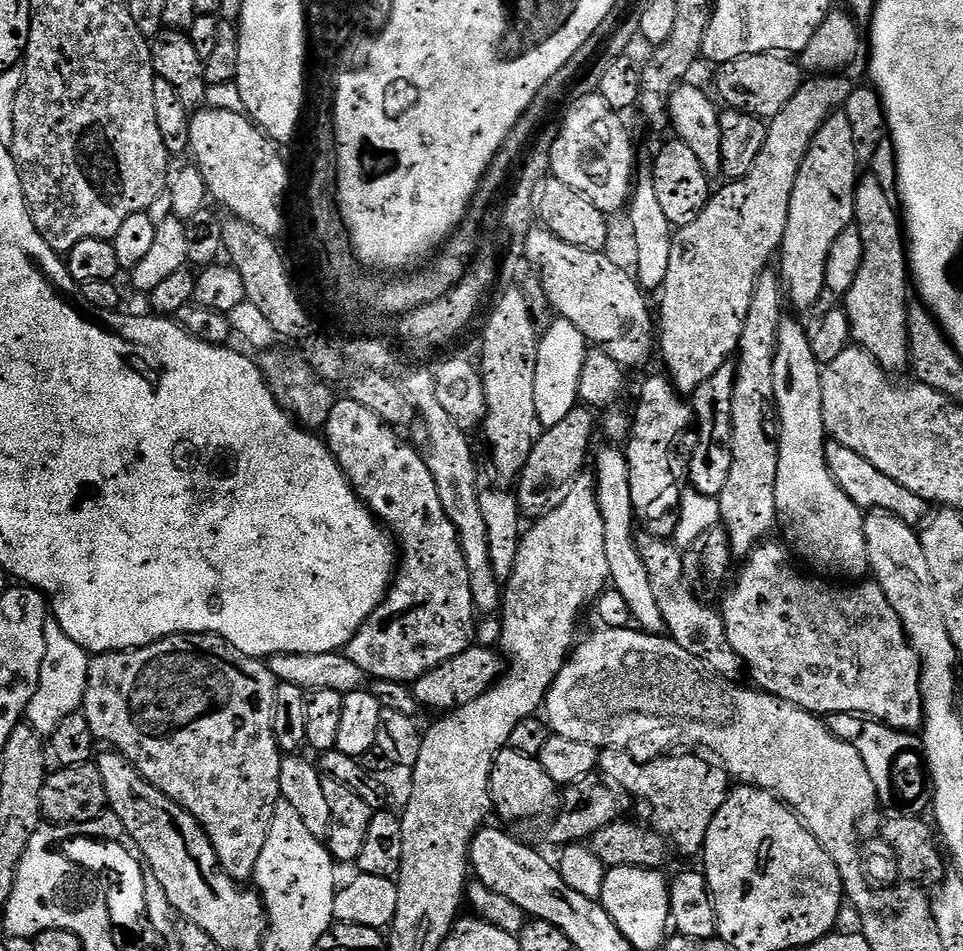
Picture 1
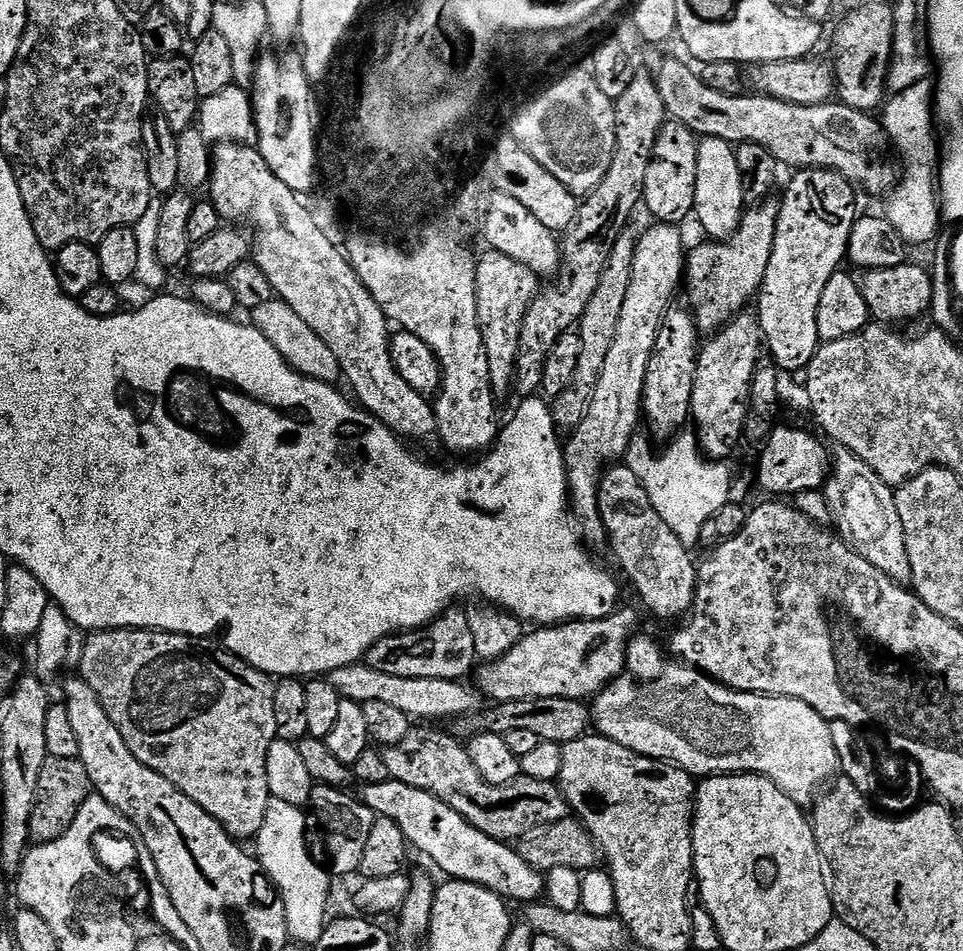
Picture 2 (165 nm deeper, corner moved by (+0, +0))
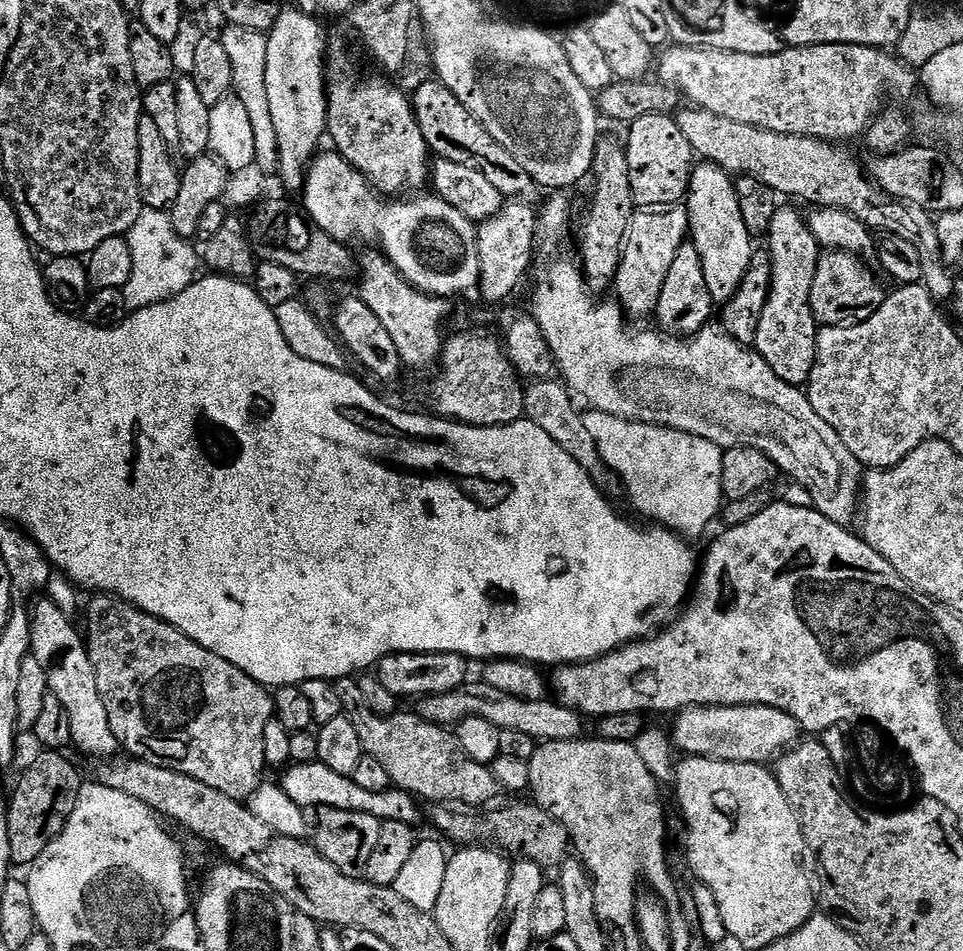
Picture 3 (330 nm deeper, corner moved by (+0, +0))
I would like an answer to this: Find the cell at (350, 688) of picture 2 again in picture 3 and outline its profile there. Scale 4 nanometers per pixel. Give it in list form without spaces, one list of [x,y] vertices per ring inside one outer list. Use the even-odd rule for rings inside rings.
[[[469,682],[446,694],[425,696],[419,701],[418,715],[421,720],[451,729],[466,718],[486,718],[486,722],[494,722],[494,726],[506,730],[519,730],[521,734],[530,734],[537,742],[545,740],[578,740],[585,735],[585,717],[579,712],[553,702],[551,699],[519,700],[510,694],[502,694],[494,690],[494,686],[486,686],[482,682]]]

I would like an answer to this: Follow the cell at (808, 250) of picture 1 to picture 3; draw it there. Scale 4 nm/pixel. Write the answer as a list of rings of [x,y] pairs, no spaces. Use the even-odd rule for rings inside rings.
[[[777,207],[766,237],[766,250],[772,259],[772,289],[758,322],[754,351],[782,378],[782,382],[807,385],[814,358],[818,325],[810,306],[810,290],[822,255],[820,243],[808,229],[805,213],[796,208]]]

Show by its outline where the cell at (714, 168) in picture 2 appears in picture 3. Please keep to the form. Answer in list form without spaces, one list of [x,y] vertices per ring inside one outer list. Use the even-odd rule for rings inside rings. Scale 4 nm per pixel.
[[[700,162],[693,167],[692,181],[686,197],[690,242],[702,254],[702,270],[706,274],[706,286],[710,290],[713,305],[722,306],[742,286],[746,270],[750,267],[754,251],[754,238],[742,222],[742,210],[738,206],[738,194],[733,177],[717,166]]]

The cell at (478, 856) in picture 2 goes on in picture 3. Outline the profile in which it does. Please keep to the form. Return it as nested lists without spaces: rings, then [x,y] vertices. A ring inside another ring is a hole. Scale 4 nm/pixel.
[[[322,763],[292,764],[283,769],[282,787],[286,794],[290,794],[291,800],[299,808],[305,810],[319,810],[321,808],[337,808],[338,810],[352,810],[354,813],[371,814],[381,820],[400,821],[406,824],[417,825],[422,818],[421,809],[417,808],[417,801],[407,792],[400,791],[392,786],[382,793],[371,793],[369,790],[355,784],[351,776],[343,776],[330,766]],[[312,808],[312,809],[311,809]]]

